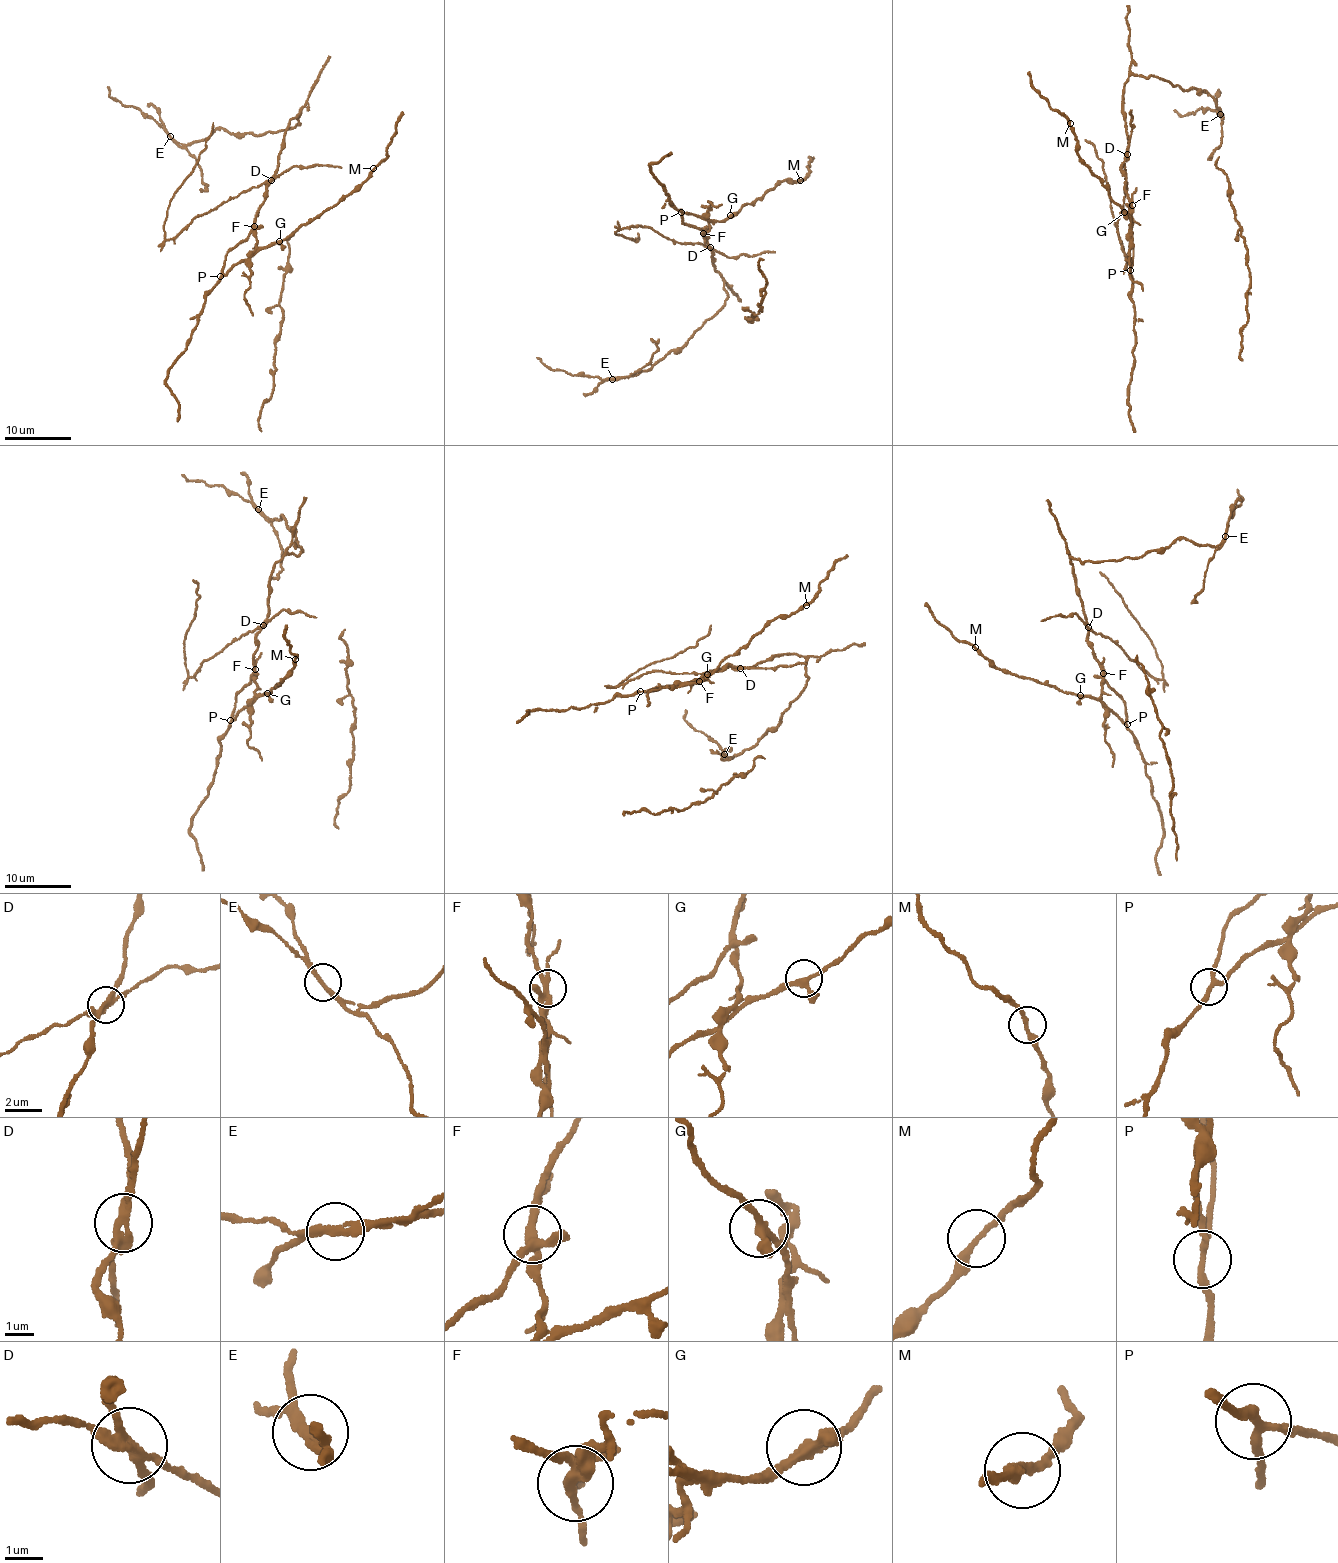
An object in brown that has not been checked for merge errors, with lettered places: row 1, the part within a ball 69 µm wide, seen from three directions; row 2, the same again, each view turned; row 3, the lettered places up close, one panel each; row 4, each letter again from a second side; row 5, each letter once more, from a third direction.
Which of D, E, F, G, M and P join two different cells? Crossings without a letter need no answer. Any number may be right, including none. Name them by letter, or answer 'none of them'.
D, E, F

